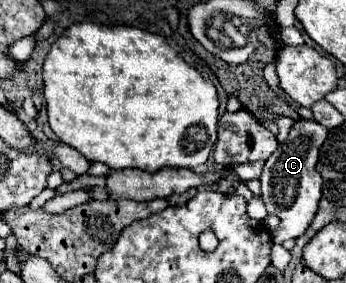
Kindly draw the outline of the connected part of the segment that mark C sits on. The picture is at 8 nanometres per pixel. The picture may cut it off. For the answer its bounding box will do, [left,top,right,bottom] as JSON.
[261,119,327,243]

